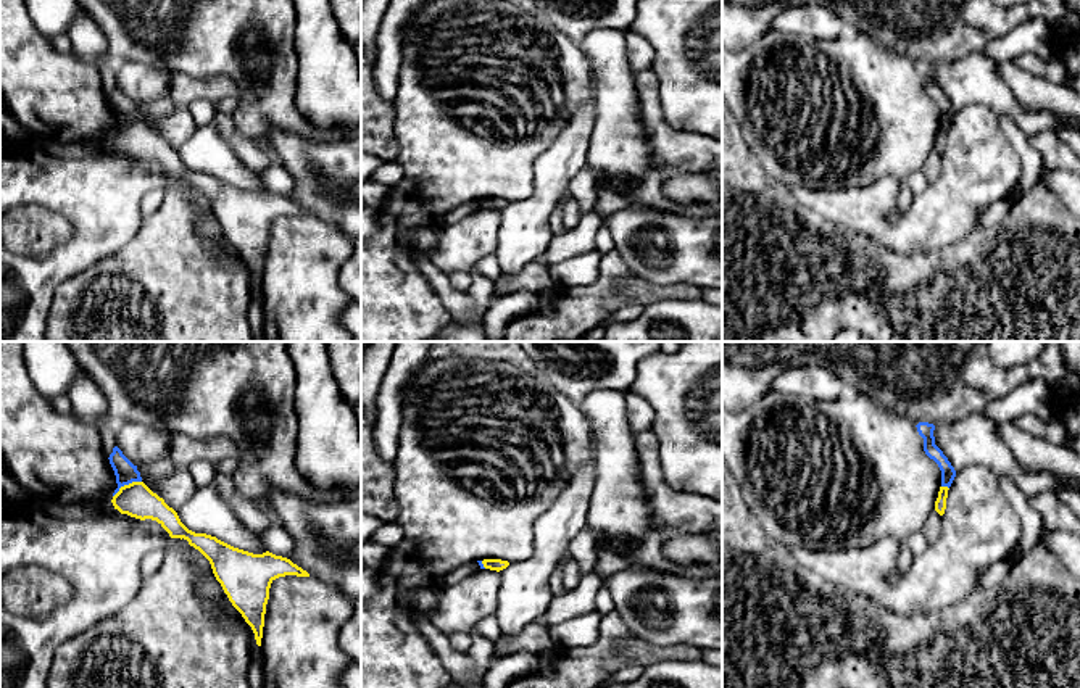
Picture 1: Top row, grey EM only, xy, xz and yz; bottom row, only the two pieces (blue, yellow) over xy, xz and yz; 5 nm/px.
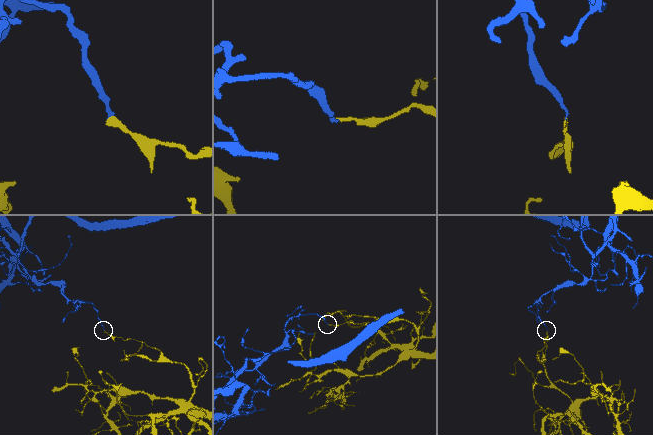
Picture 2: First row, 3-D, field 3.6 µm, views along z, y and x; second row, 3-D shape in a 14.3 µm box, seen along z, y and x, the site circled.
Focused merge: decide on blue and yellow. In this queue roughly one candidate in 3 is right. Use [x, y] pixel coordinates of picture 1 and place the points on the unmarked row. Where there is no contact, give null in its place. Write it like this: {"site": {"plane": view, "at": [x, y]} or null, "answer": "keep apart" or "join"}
{"site": {"plane": "xy", "at": [126, 123]}, "answer": "keep apart"}

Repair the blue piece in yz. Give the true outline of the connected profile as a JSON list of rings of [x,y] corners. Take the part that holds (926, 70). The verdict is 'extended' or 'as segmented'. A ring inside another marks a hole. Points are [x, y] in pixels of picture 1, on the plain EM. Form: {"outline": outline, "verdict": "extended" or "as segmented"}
{"outline": [[[919,61],[916,66],[919,74],[924,77],[925,93],[930,98],[933,98],[941,110],[941,126],[949,127],[956,116],[956,110],[948,100],[948,97],[943,93],[943,90],[935,84],[935,76],[933,76],[935,64],[928,61]]], "verdict": "as segmented"}

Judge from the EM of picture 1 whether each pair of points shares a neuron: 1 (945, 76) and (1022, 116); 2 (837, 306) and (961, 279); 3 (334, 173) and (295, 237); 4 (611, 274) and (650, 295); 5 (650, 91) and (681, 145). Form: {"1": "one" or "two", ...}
{"1": "one", "2": "one", "3": "two", "4": "one", "5": "one"}

